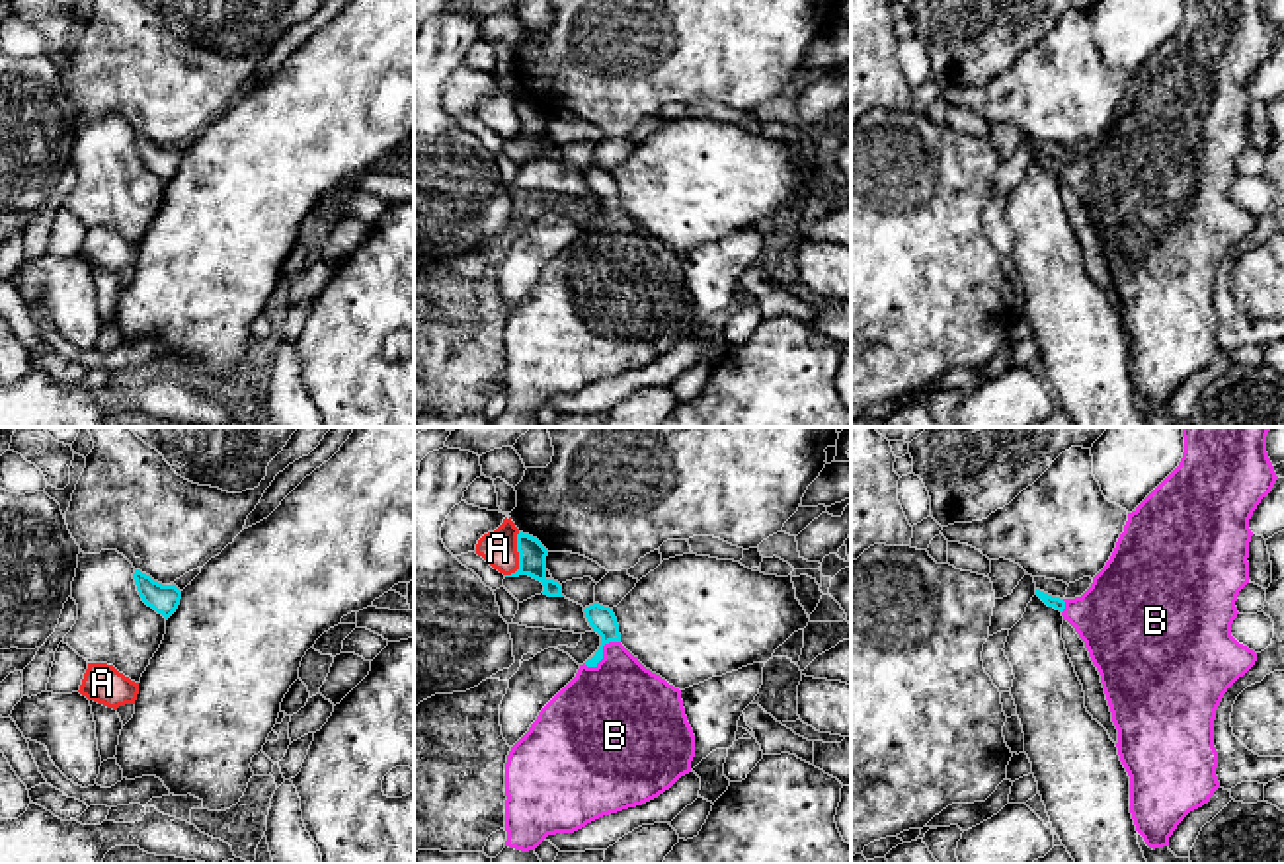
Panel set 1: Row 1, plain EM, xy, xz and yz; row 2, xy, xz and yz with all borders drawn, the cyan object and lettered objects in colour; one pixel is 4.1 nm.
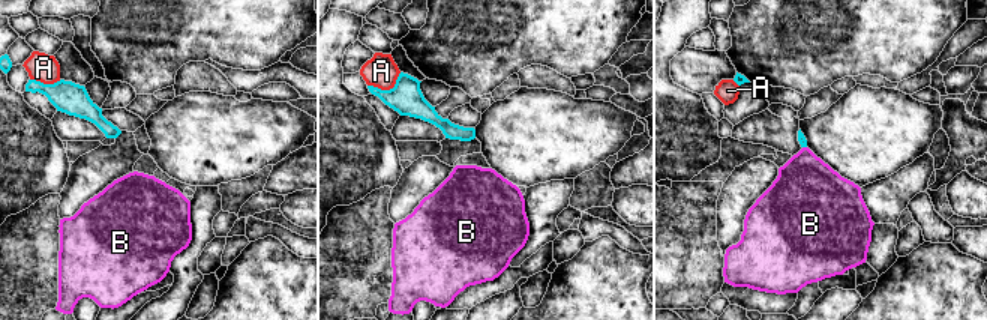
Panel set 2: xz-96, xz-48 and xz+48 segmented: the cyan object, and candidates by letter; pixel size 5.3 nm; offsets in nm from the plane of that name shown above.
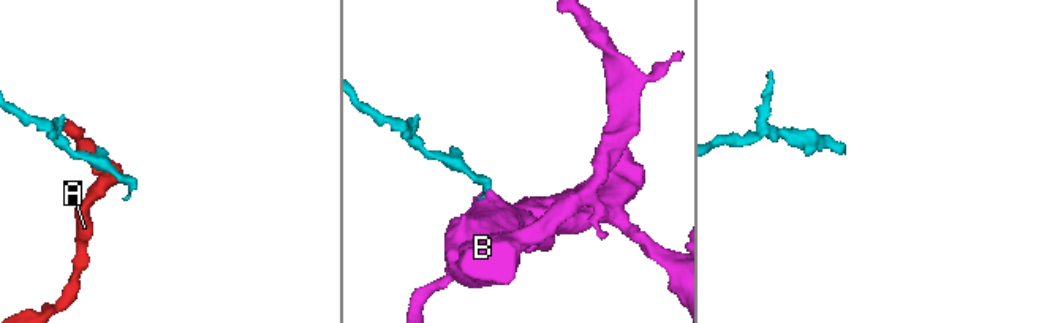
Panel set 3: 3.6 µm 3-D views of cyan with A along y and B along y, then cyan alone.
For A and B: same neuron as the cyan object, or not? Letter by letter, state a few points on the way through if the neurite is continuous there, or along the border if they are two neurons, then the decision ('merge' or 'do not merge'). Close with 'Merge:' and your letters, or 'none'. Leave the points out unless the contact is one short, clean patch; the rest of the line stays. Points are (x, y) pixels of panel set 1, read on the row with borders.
A: border xz (520, 533), (518, 568), (506, 576); do not merge
B: way xz (601, 619), (605, 625), (601, 654), (613, 666), (617, 712); merge
Merge: B

